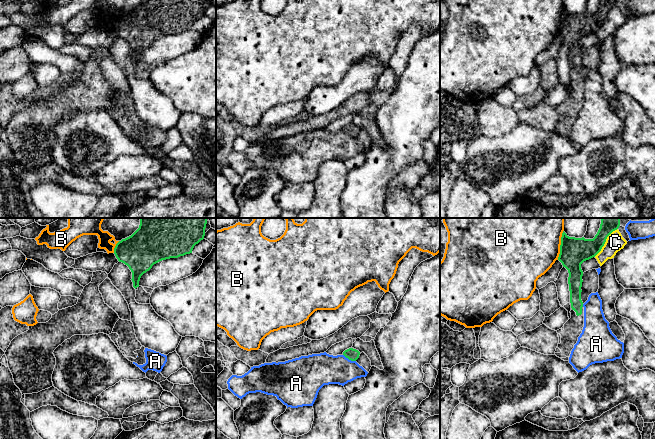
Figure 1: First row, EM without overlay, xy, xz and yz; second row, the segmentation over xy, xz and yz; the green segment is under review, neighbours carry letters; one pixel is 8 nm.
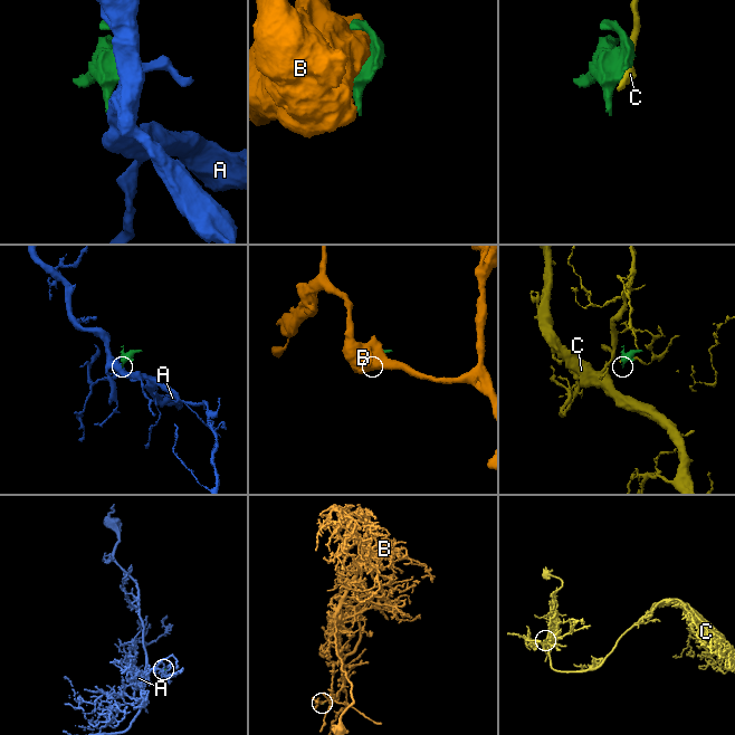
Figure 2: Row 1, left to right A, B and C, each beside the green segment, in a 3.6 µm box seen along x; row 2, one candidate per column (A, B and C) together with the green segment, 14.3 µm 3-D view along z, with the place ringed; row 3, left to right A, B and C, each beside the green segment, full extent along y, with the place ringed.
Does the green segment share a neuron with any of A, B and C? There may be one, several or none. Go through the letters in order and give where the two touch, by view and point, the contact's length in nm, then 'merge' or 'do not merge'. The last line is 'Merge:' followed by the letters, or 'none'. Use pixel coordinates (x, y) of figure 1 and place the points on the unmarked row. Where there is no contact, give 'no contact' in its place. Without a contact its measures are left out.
A: meets green in xz at (349, 135); contact 120 nm long; do not merge
B: meets green in yz at (560, 21); contact 240 nm long; do not merge
C: meets green in yz at (605, 17); contact 300 nm long; do not merge
Merge: none

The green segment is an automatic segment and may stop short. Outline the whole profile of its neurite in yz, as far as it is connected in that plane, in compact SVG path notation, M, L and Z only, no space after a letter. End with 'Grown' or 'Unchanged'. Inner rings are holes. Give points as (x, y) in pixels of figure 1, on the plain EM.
M600 0L593 15L569 13L564 7L561 13L558 36L568 46L570 67L571 94L557 106L559 119L555 131L569 137L574 121L584 103L584 83L581 76L583 47L581 40L595 33L604 22L607 13L619 4L620 0Z. Grown

